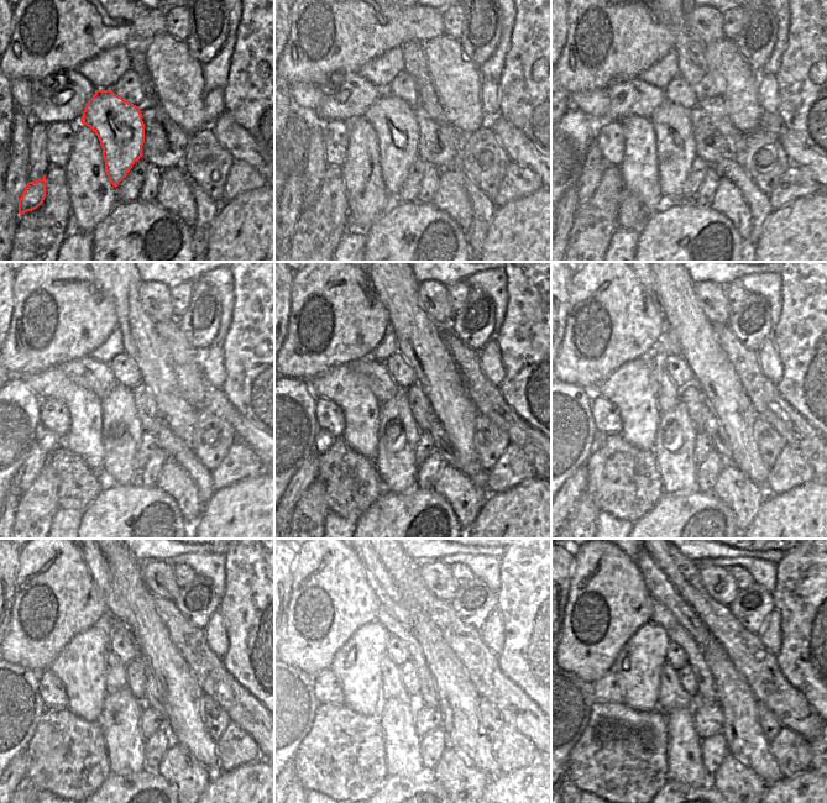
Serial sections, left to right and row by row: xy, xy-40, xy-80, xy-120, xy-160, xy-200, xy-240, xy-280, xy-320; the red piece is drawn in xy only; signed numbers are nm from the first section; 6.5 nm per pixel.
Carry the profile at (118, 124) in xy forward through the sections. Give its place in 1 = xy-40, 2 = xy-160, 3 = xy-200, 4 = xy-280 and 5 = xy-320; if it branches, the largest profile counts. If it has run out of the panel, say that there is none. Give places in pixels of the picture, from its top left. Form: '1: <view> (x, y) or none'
1: xy-40 (397, 131)
2: xy-160 (398, 434)
3: xy-200 (676, 434)
4: xy-280 (402, 744)
5: xy-320 (684, 765)

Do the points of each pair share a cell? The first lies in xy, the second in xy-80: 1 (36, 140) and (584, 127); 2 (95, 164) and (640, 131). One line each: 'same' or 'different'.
1: different
2: same

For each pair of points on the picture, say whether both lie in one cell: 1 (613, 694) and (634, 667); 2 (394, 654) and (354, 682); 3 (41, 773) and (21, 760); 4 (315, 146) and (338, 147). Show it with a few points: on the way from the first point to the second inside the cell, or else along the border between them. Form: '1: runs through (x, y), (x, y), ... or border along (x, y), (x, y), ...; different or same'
1: border along (608, 671), (621, 680), (621, 696), (624, 702); different
2: border along (390, 636), (386, 655); different
3: border along (26, 752), (27, 770), (24, 780); different
4: border along (315, 124), (322, 134), (324, 159), (328, 163); different

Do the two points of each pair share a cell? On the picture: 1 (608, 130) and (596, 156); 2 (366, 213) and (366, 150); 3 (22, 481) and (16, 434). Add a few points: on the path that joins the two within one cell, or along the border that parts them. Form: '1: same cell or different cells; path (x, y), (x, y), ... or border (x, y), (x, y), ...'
1: different cells; border (593, 140), (602, 159), (610, 166)
2: same cell; path (366, 197), (365, 166)
3: different cells; border (36, 441), (12, 478)

